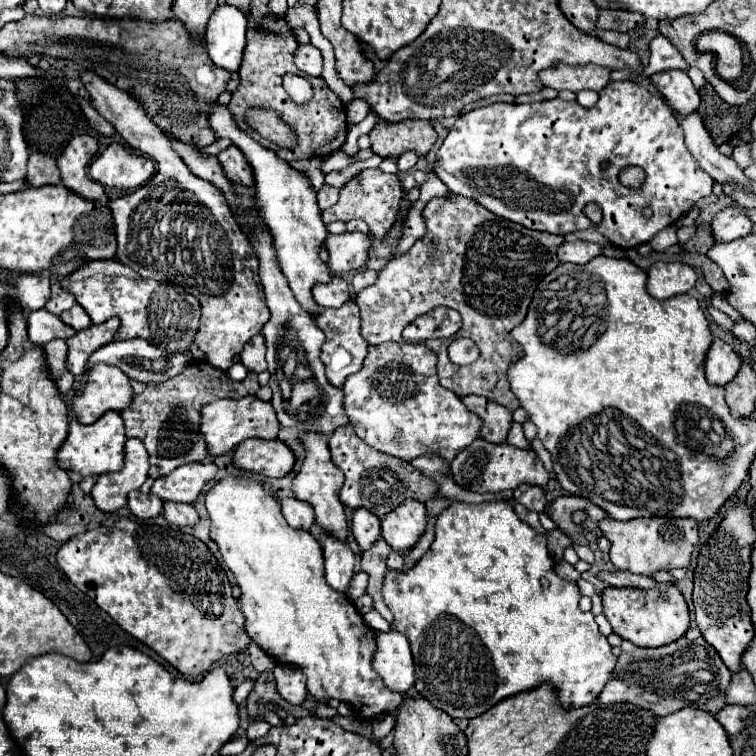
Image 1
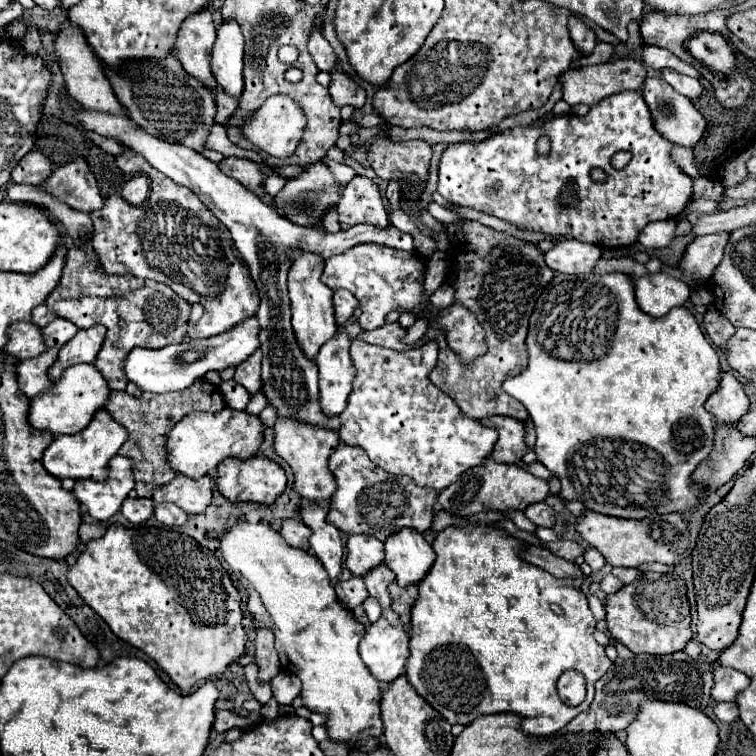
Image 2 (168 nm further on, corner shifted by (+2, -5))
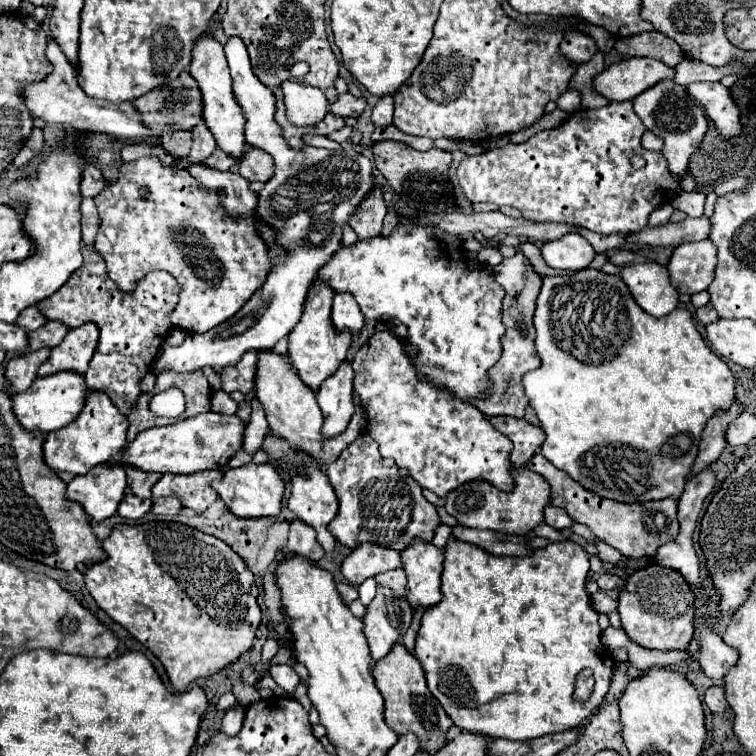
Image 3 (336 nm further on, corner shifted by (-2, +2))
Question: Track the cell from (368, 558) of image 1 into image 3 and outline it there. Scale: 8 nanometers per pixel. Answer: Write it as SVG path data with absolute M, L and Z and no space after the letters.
M395 569L395 571L385 571L385 573L379 573L375 577L377 583L383 583L383 585L389 585L395 593L403 595L405 593L405 585L407 585L407 577L405 577L405 571L403 569Z

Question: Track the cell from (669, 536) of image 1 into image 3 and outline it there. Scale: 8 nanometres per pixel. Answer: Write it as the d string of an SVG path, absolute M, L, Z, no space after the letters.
M537 453L527 463L527 469L543 475L549 481L551 503L555 507L565 509L573 517L573 521L587 525L599 541L605 541L607 545L619 549L625 557L631 557L631 559L653 557L657 553L657 547L665 545L667 541L673 541L675 535L679 533L675 499L661 499L661 501L651 501L651 503L619 503L619 501L603 499L595 495L593 491L581 487L567 473L555 469L541 453Z

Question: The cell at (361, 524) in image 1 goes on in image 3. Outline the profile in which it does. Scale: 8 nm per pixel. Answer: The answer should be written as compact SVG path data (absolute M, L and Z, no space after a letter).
M359 545L359 549L355 549L355 553L343 561L341 573L349 585L359 587L365 579L399 567L403 567L401 555L393 549L383 549L379 545Z

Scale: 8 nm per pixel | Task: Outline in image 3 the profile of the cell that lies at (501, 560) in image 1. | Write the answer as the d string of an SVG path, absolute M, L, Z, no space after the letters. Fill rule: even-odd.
M455 539L447 543L445 563L443 563L443 587L441 587L443 599L437 607L431 607L423 613L421 629L417 633L417 643L415 643L415 655L423 665L429 691L435 695L435 699L441 703L445 713L453 719L453 723L461 731L515 739L515 741L529 741L549 733L559 733L559 731L579 727L591 715L591 711L599 707L605 693L609 691L609 683L613 675L613 659L609 657L607 647L601 643L601 629L597 625L599 613L591 607L591 597L585 591L587 571L589 571L589 555L572 540L567 543L549 543L545 549L533 551L531 557L495 557L495 555L483 553L483 549L475 549L475 545L463 545L461 541L455 541ZM581 669L591 669L595 675L595 693L585 703L579 703L573 699L575 677Z

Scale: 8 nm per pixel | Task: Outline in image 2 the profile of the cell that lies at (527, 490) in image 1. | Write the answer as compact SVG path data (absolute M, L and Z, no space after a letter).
M545 502L539 504L531 504L525 508L525 516L537 524L537 526L553 526L555 524L555 512L551 506L547 506Z

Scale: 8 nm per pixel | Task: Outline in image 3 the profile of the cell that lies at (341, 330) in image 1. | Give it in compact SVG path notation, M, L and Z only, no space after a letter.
M345 361L339 373L331 375L317 391L317 403L323 411L323 437L335 437L343 433L353 415L353 369Z

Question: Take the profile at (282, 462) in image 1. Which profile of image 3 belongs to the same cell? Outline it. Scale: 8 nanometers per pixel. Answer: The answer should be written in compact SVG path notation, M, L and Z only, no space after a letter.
M247 463L239 469L229 469L221 481L213 483L213 489L225 501L227 509L241 517L241 519L255 519L255 517L275 517L281 511L281 499L285 491L285 483L281 481L279 473L269 465L255 465Z

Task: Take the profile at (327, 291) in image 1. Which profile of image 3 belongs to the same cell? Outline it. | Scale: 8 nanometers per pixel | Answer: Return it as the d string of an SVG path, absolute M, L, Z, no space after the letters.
M337 293L333 299L333 309L331 309L331 323L337 331L347 329L351 335L359 333L365 325L365 317L361 309L355 305L355 299L351 293Z

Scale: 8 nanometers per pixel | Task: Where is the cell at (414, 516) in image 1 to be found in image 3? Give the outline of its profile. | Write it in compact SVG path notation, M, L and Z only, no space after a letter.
M415 541L411 549L401 553L403 569L407 573L407 593L411 609L433 607L441 601L441 571L443 571L443 551L433 543Z

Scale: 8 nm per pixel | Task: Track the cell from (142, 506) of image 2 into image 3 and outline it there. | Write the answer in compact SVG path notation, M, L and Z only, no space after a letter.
M127 495L121 503L117 513L125 519L141 519L151 509L151 499L139 499L135 495Z

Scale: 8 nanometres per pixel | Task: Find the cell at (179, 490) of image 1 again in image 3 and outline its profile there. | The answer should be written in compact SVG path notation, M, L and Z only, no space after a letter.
M219 469L193 473L193 475L161 475L153 485L153 497L177 497L183 507L191 507L197 513L203 513L215 499L217 493L211 487L213 479L221 479Z

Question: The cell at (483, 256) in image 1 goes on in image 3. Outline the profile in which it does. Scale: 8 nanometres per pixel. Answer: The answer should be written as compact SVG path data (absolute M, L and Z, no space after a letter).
M517 253L511 259L503 259L503 263L493 269L495 269L495 279L507 291L507 297L503 303L503 323L505 323L507 331L503 337L503 355L497 361L497 365L489 371L491 395L485 401L473 401L473 405L477 405L485 417L495 417L495 415L523 417L523 413L529 405L529 399L523 389L523 375L541 365L541 359L535 351L535 327L533 327L535 297L539 293L541 275L537 275L533 271L531 263L527 261L527 257L523 253Z

